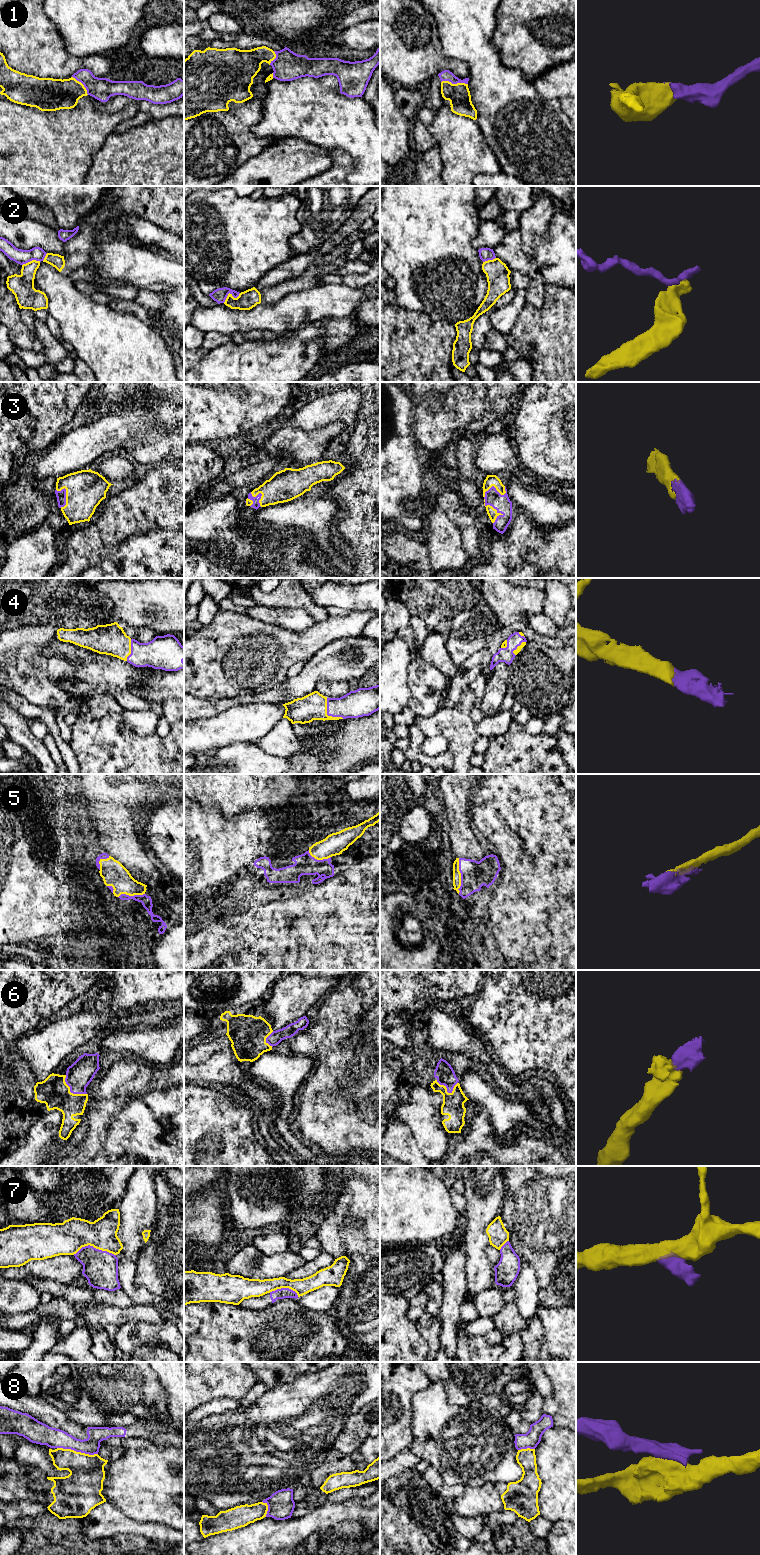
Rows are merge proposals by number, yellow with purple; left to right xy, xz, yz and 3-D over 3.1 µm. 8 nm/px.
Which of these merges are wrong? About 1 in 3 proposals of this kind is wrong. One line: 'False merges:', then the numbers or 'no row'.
False merges: 2, 7, 8

